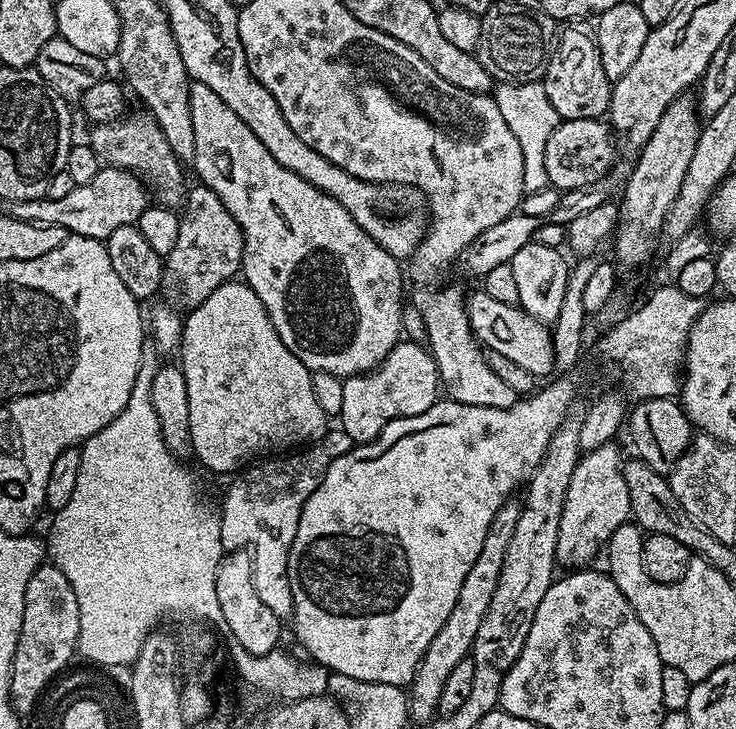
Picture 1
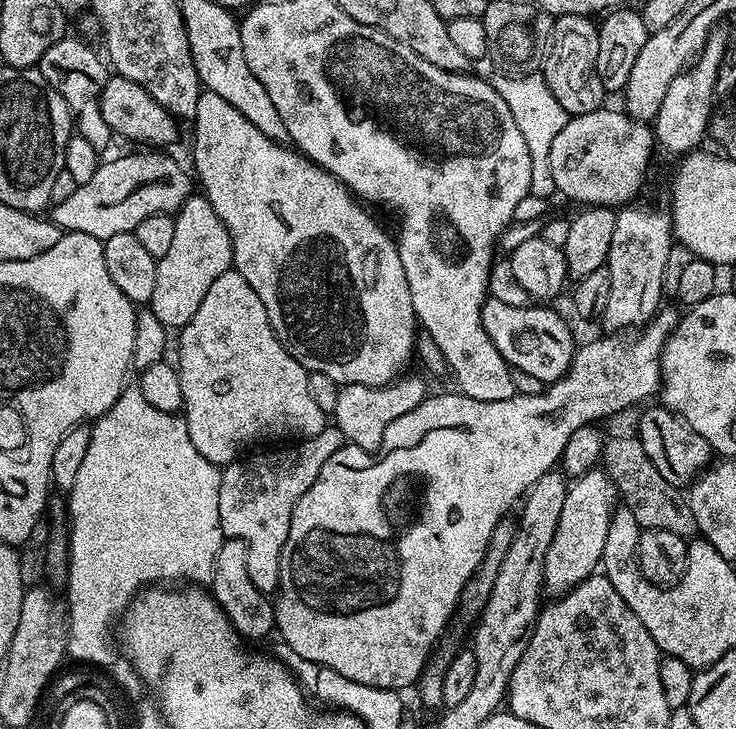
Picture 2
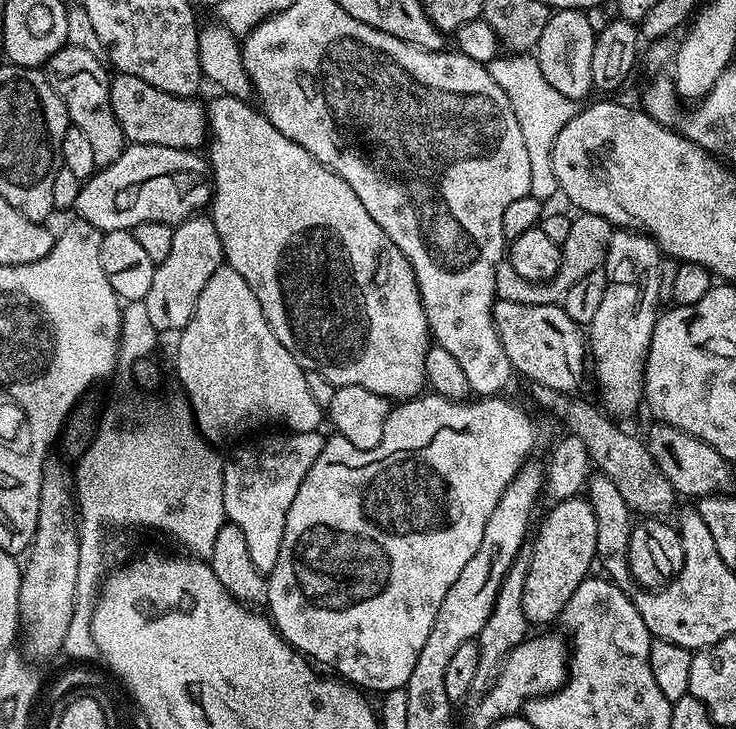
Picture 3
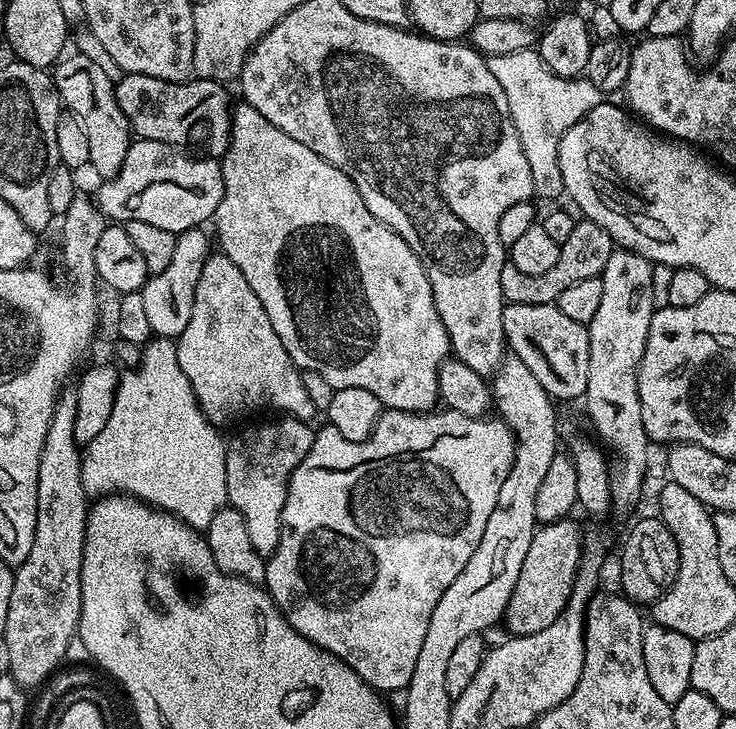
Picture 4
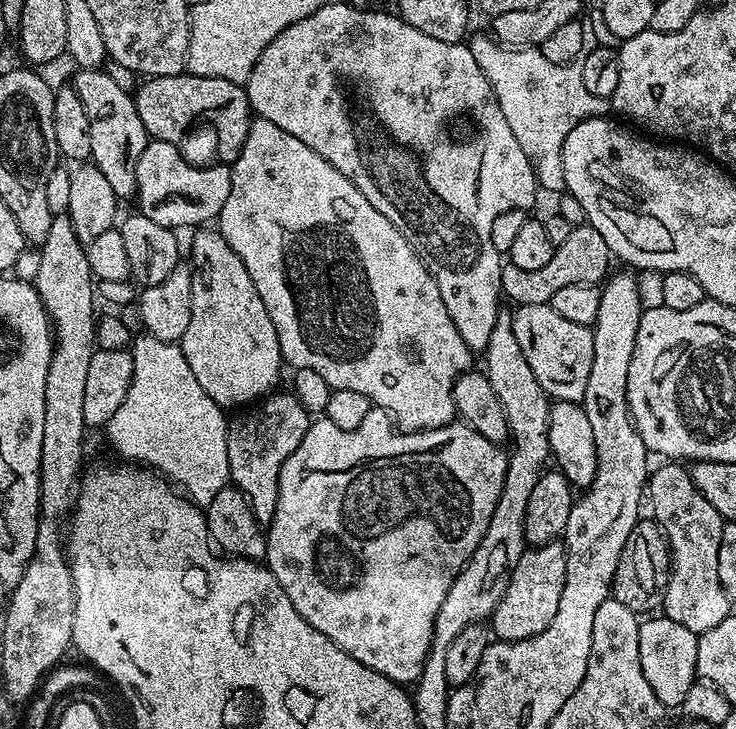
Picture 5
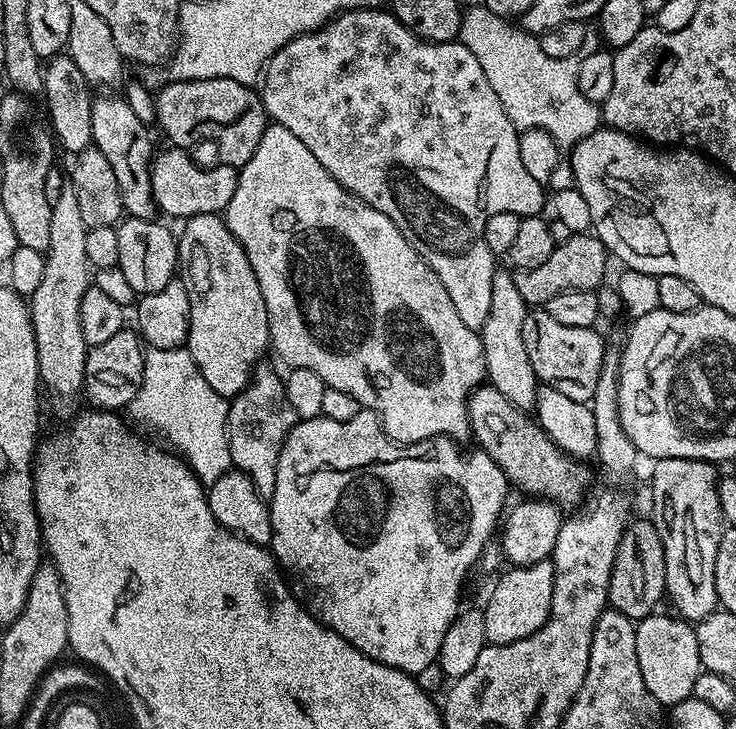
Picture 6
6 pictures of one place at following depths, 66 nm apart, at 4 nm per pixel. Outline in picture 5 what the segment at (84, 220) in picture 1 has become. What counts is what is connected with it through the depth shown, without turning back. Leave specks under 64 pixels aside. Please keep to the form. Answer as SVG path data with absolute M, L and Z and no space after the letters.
M149 139L136 167L134 200L140 203L139 215L173 230L195 229L207 225L204 224L207 220L215 221L219 217L222 206L226 206L226 198L230 198L231 167L219 162L211 166L197 166L195 163L188 164L188 160L189 157L170 142Z

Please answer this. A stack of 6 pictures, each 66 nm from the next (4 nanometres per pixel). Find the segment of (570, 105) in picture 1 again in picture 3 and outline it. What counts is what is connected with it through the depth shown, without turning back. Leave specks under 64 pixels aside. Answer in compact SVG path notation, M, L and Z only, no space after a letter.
M557 8L551 13L542 29L542 38L538 38L534 55L546 82L558 90L558 94L566 94L566 98L577 102L587 92L593 91L590 61L594 59L594 42L597 29L588 21L589 13L579 8Z

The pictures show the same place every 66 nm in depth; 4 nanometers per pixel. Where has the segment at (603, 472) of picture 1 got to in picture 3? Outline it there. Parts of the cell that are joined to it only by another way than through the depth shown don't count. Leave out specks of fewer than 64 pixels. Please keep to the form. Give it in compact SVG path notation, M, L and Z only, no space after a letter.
M572 496L569 500L557 500L551 506L536 545L531 545L530 570L526 574L526 590L522 590L522 610L532 626L555 625L559 621L566 602L570 602L570 594L588 579L596 560L598 522L587 498Z

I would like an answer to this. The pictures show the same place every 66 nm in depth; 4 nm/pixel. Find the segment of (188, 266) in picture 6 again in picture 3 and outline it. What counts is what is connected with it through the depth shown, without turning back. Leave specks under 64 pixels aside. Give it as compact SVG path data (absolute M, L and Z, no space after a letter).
M222 266L210 274L210 282L194 306L190 322L179 333L180 345L176 348L176 376L184 387L183 395L192 409L192 419L201 436L213 446L220 446L223 440L232 440L235 436L244 436L255 428L264 428L267 424L281 424L288 432L315 432L321 427L322 410L314 402L308 385L308 373L301 364L278 342L266 314L246 278L238 270Z

